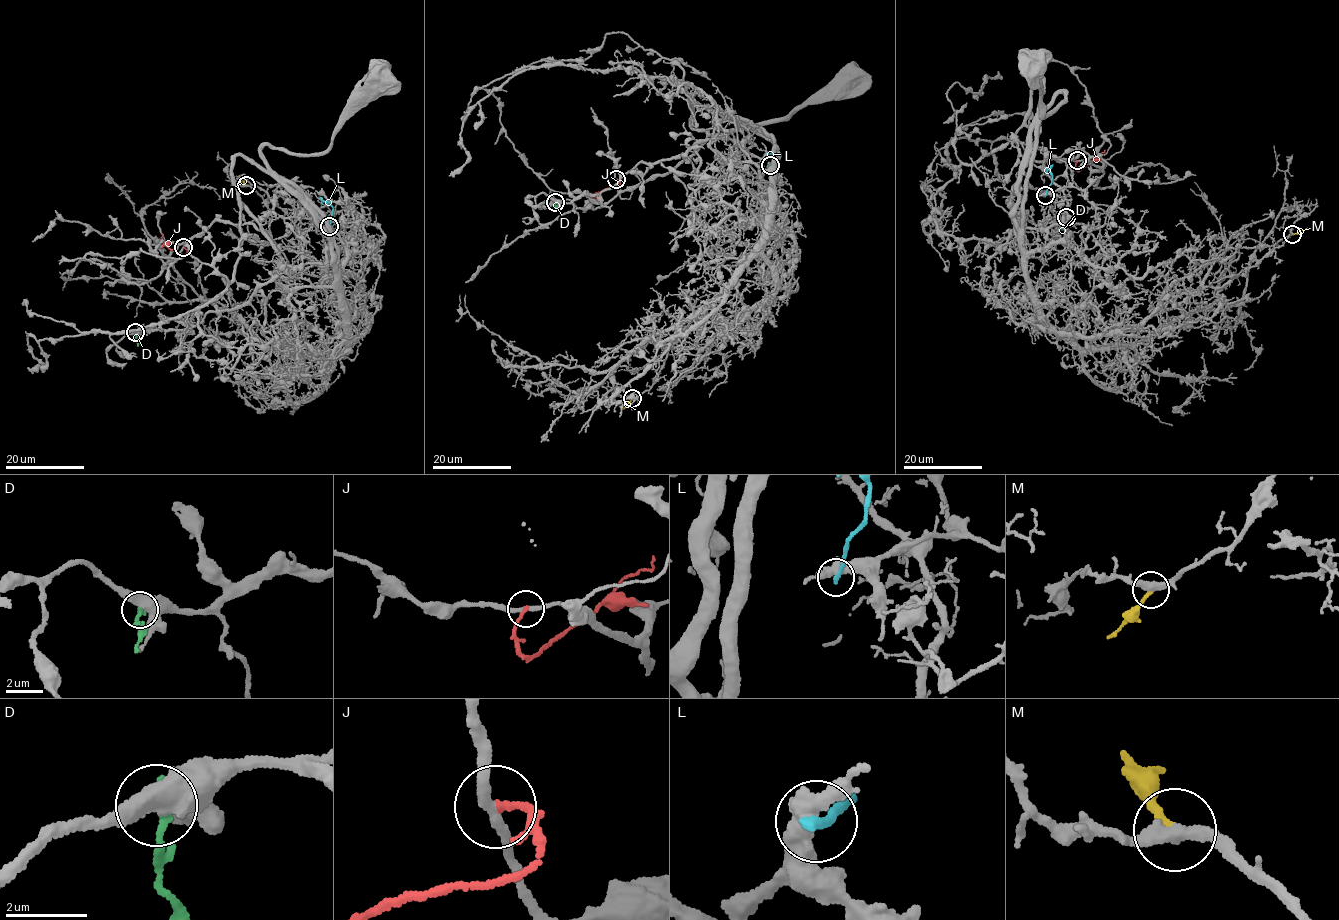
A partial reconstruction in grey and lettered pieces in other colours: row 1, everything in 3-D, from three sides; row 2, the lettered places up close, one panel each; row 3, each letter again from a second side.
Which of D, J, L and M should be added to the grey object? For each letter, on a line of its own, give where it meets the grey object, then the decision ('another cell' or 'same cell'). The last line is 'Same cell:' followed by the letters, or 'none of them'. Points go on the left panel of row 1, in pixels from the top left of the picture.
D: meets grey at (135, 332); another cell
J: meets grey at (183, 247); another cell
L: meets grey at (329, 226); another cell
M: meets grey at (246, 185); same cell
Same cell: M

